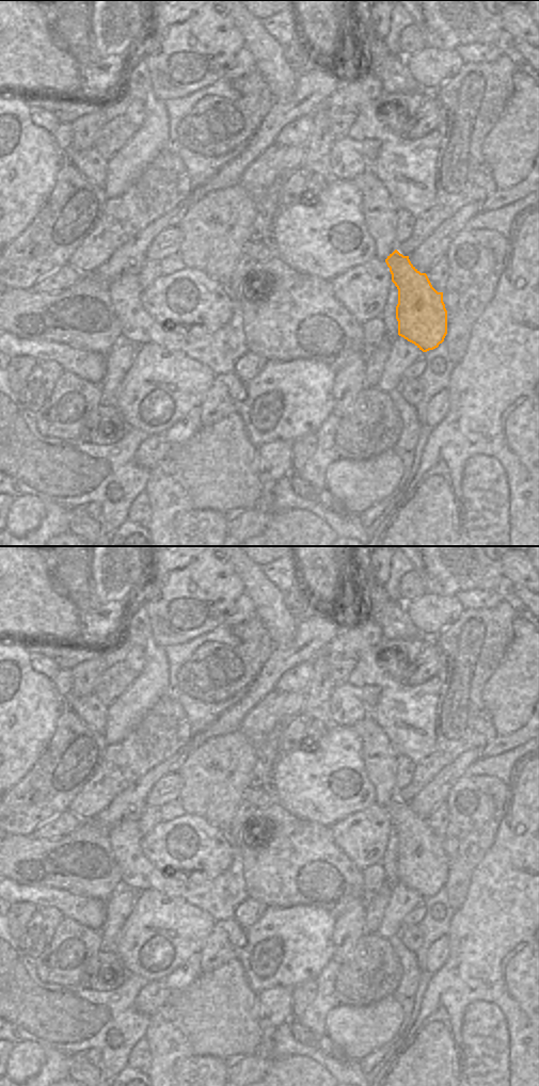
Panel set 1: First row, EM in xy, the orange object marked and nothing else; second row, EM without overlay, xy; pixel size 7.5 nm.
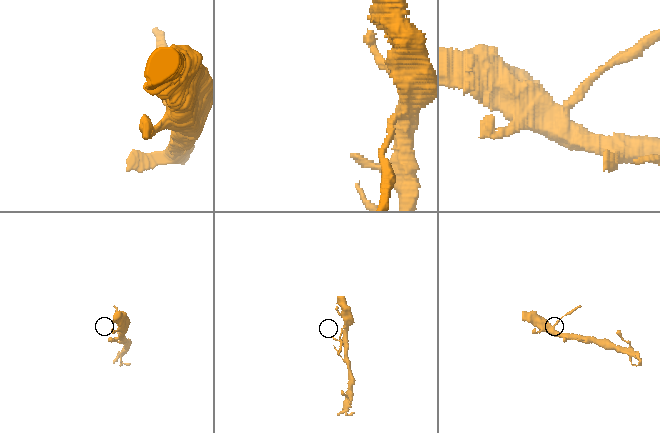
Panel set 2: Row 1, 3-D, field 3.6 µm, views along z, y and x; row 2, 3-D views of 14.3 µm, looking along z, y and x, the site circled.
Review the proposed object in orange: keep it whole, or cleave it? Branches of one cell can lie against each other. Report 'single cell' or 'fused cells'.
fused cells

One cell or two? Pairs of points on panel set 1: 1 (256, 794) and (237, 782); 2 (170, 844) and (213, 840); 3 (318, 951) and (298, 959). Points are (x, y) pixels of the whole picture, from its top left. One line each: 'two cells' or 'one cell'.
1: two cells
2: one cell
3: one cell

